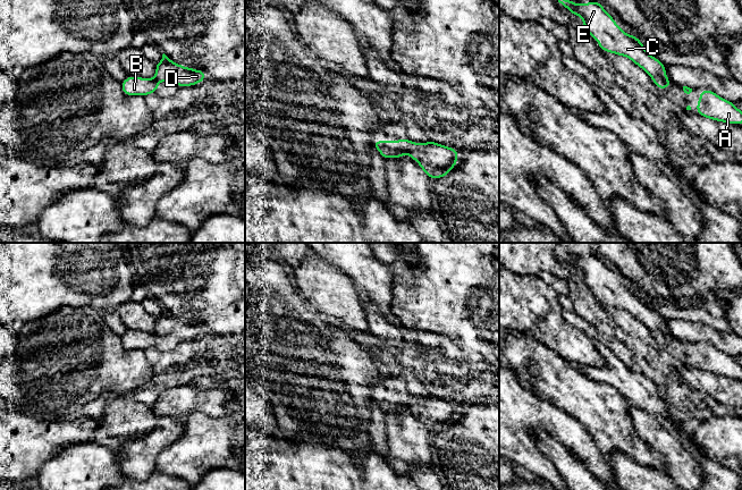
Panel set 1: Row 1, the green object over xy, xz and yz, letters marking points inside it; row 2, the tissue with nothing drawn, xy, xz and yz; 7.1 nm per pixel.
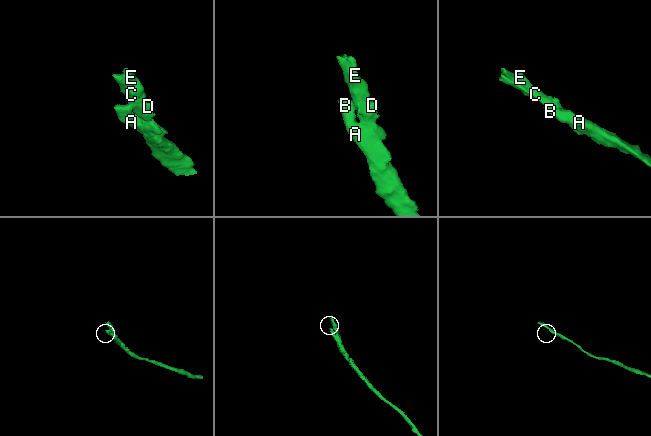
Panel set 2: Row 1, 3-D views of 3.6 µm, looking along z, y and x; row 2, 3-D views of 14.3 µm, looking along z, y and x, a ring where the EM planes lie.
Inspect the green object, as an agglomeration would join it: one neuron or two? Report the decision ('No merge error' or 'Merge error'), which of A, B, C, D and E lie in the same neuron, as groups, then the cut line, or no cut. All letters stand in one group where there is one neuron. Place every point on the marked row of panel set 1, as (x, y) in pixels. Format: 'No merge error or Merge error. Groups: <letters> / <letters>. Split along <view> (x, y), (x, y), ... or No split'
Merge error. Groups: A B / C D E. Split along yz (652, 78), (667, 81)

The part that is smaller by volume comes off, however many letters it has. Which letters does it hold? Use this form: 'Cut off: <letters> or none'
Cut off: C, D, E

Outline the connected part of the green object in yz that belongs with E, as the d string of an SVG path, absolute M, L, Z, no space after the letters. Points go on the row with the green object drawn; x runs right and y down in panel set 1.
M558 0L573 16L582 17L585 31L599 41L605 52L627 57L642 68L652 79L668 81L661 61L650 56L635 35L627 35L598 1L577 5L571 0Z

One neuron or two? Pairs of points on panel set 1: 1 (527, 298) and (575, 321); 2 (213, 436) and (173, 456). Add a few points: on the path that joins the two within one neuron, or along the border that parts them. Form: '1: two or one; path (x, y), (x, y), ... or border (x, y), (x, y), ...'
1: two; border (562, 311), (562, 315), (582, 331)
2: one; path (203, 446), (192, 456), (183, 456)

